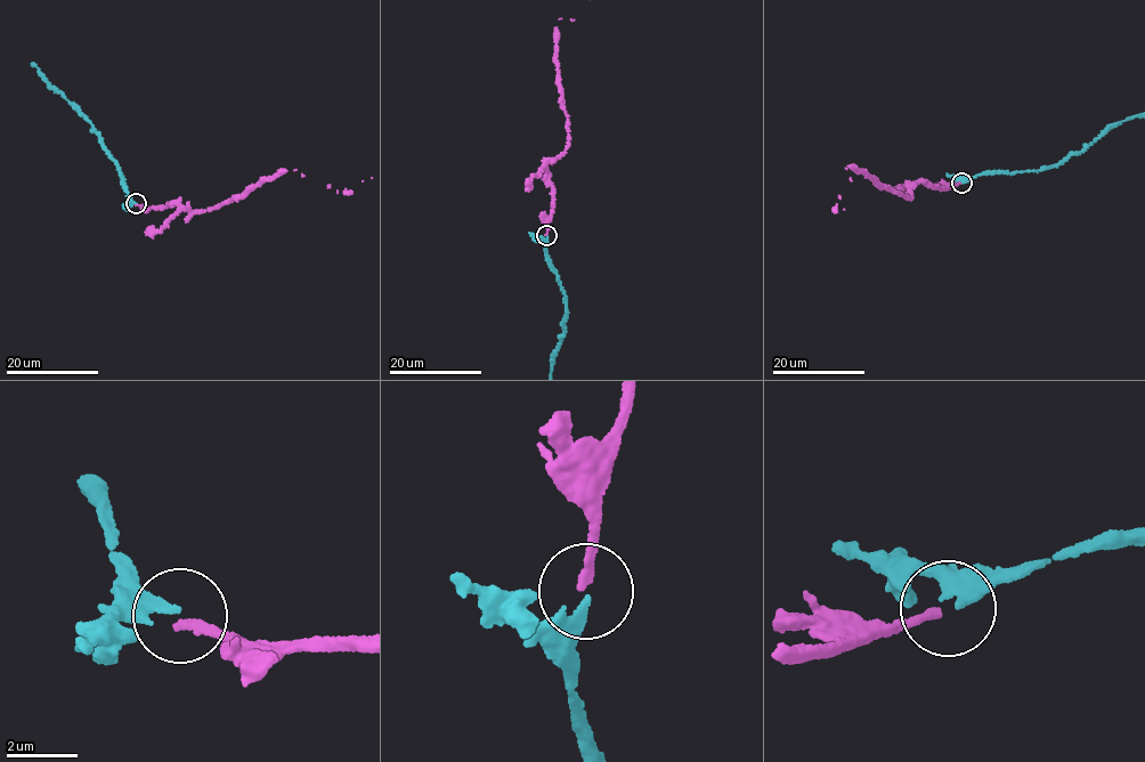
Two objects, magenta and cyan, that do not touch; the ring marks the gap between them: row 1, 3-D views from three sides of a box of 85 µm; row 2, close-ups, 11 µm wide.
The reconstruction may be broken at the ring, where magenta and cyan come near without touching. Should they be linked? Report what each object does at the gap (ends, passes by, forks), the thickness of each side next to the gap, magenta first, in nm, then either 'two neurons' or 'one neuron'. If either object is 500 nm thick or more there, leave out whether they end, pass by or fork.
magenta ends there; cyan ends there; 280 nm thick on the magenta side, 240 nm on the other; one neuron

